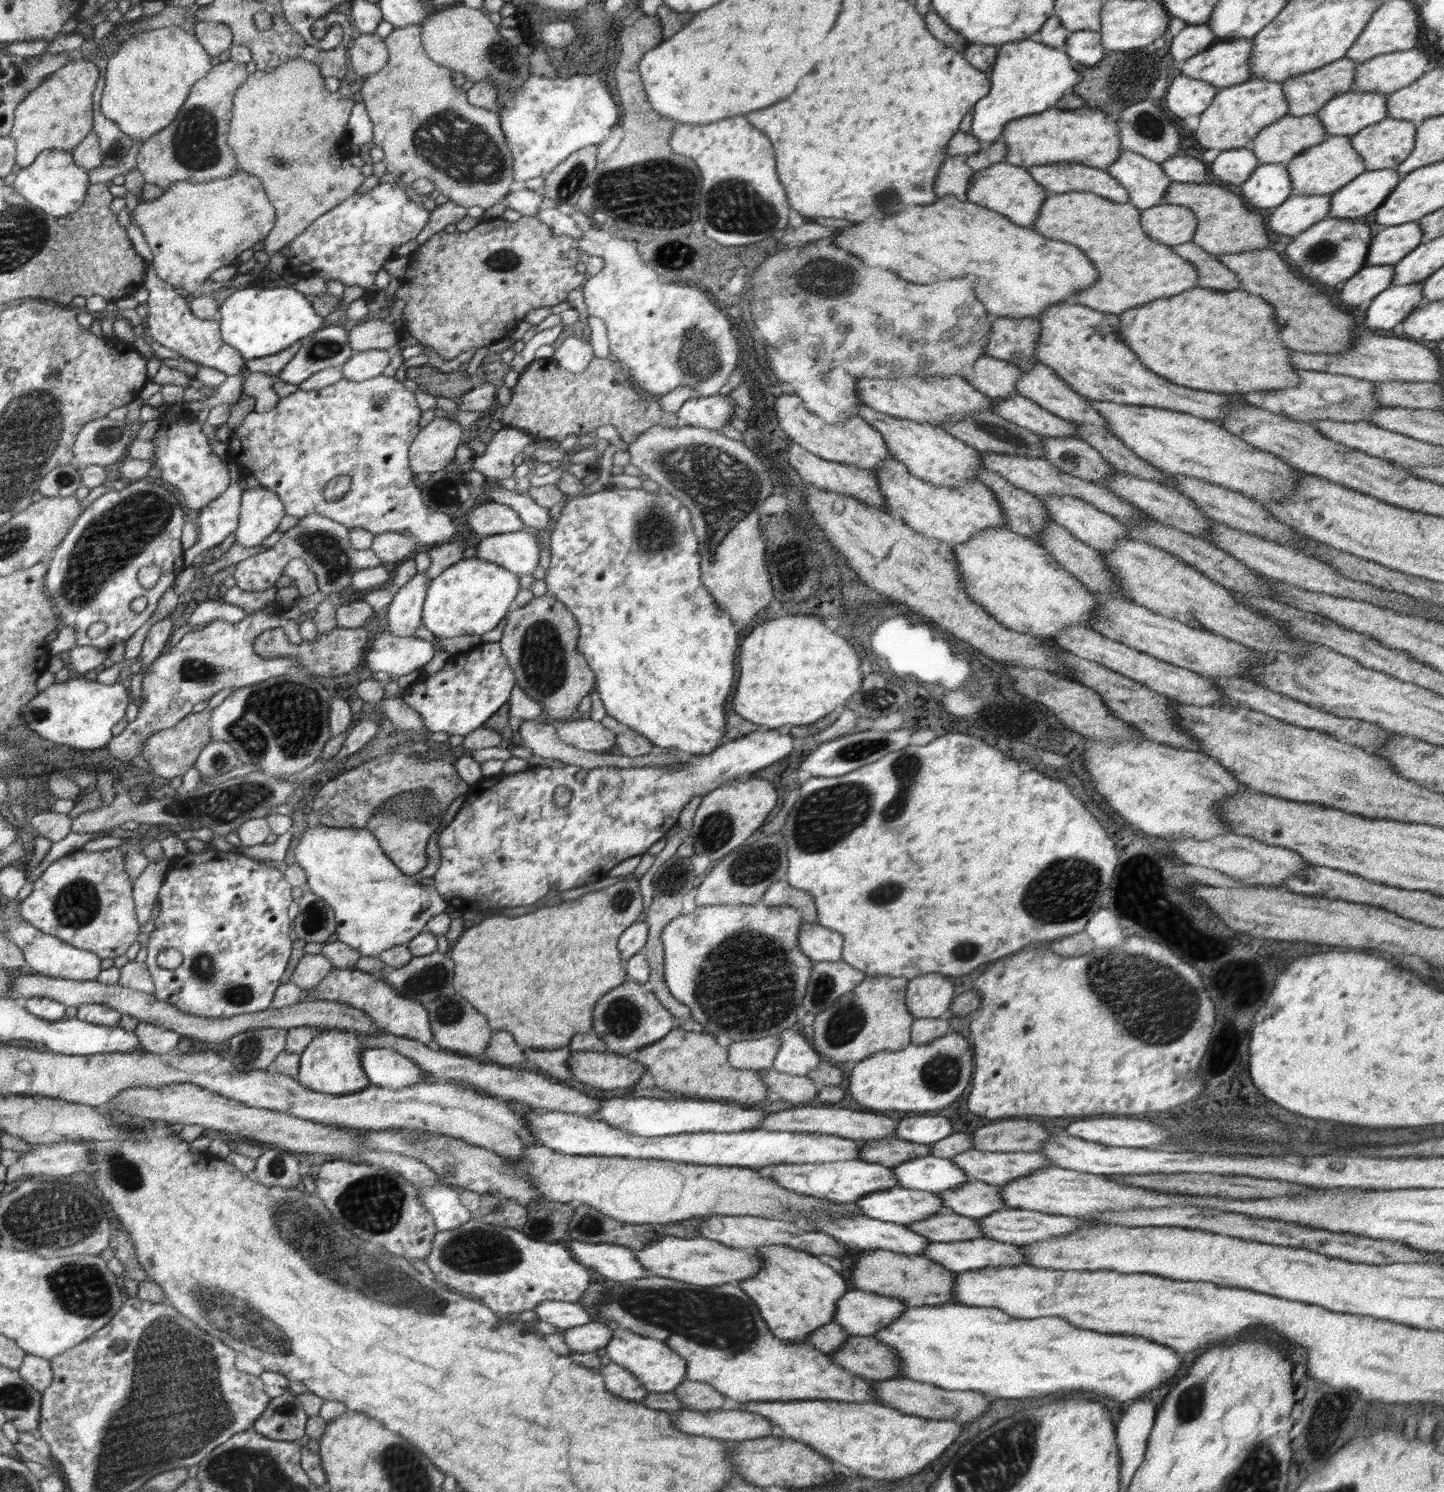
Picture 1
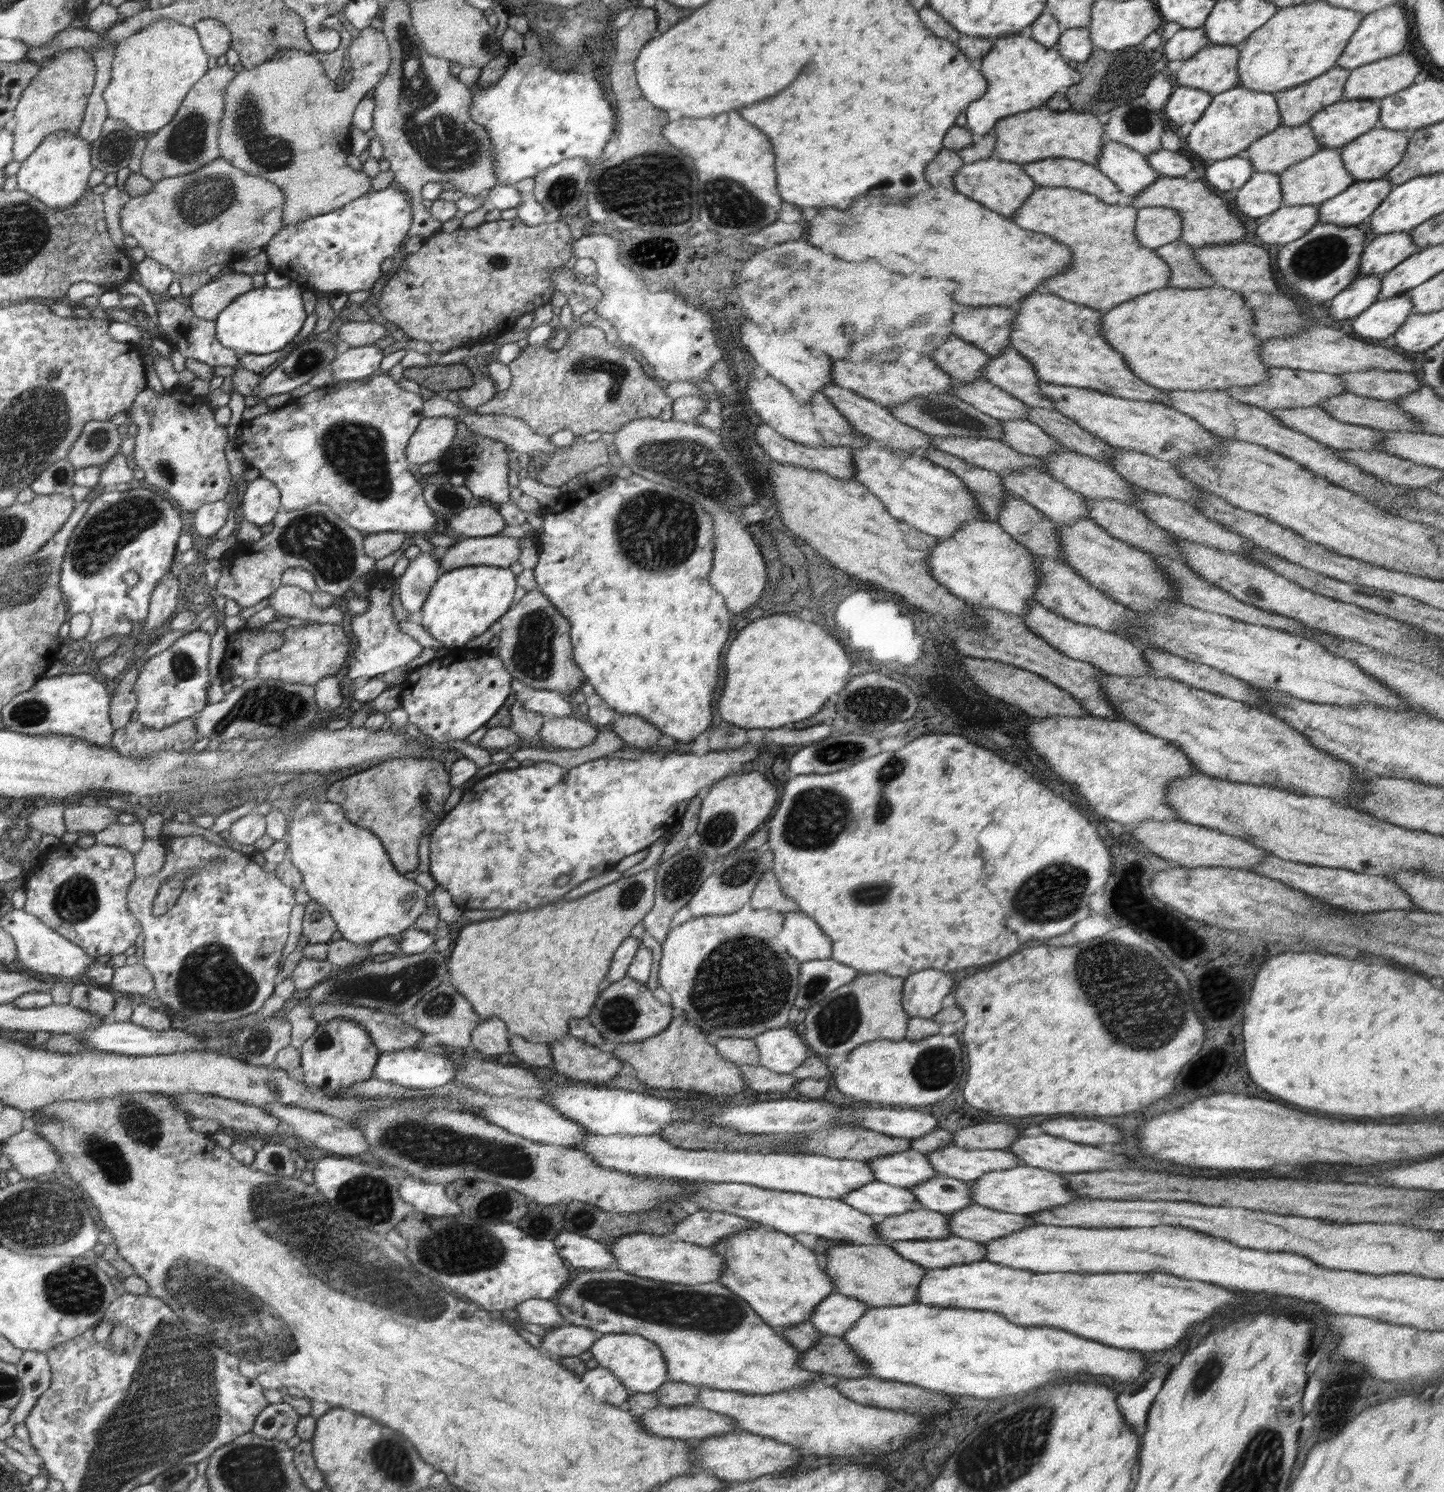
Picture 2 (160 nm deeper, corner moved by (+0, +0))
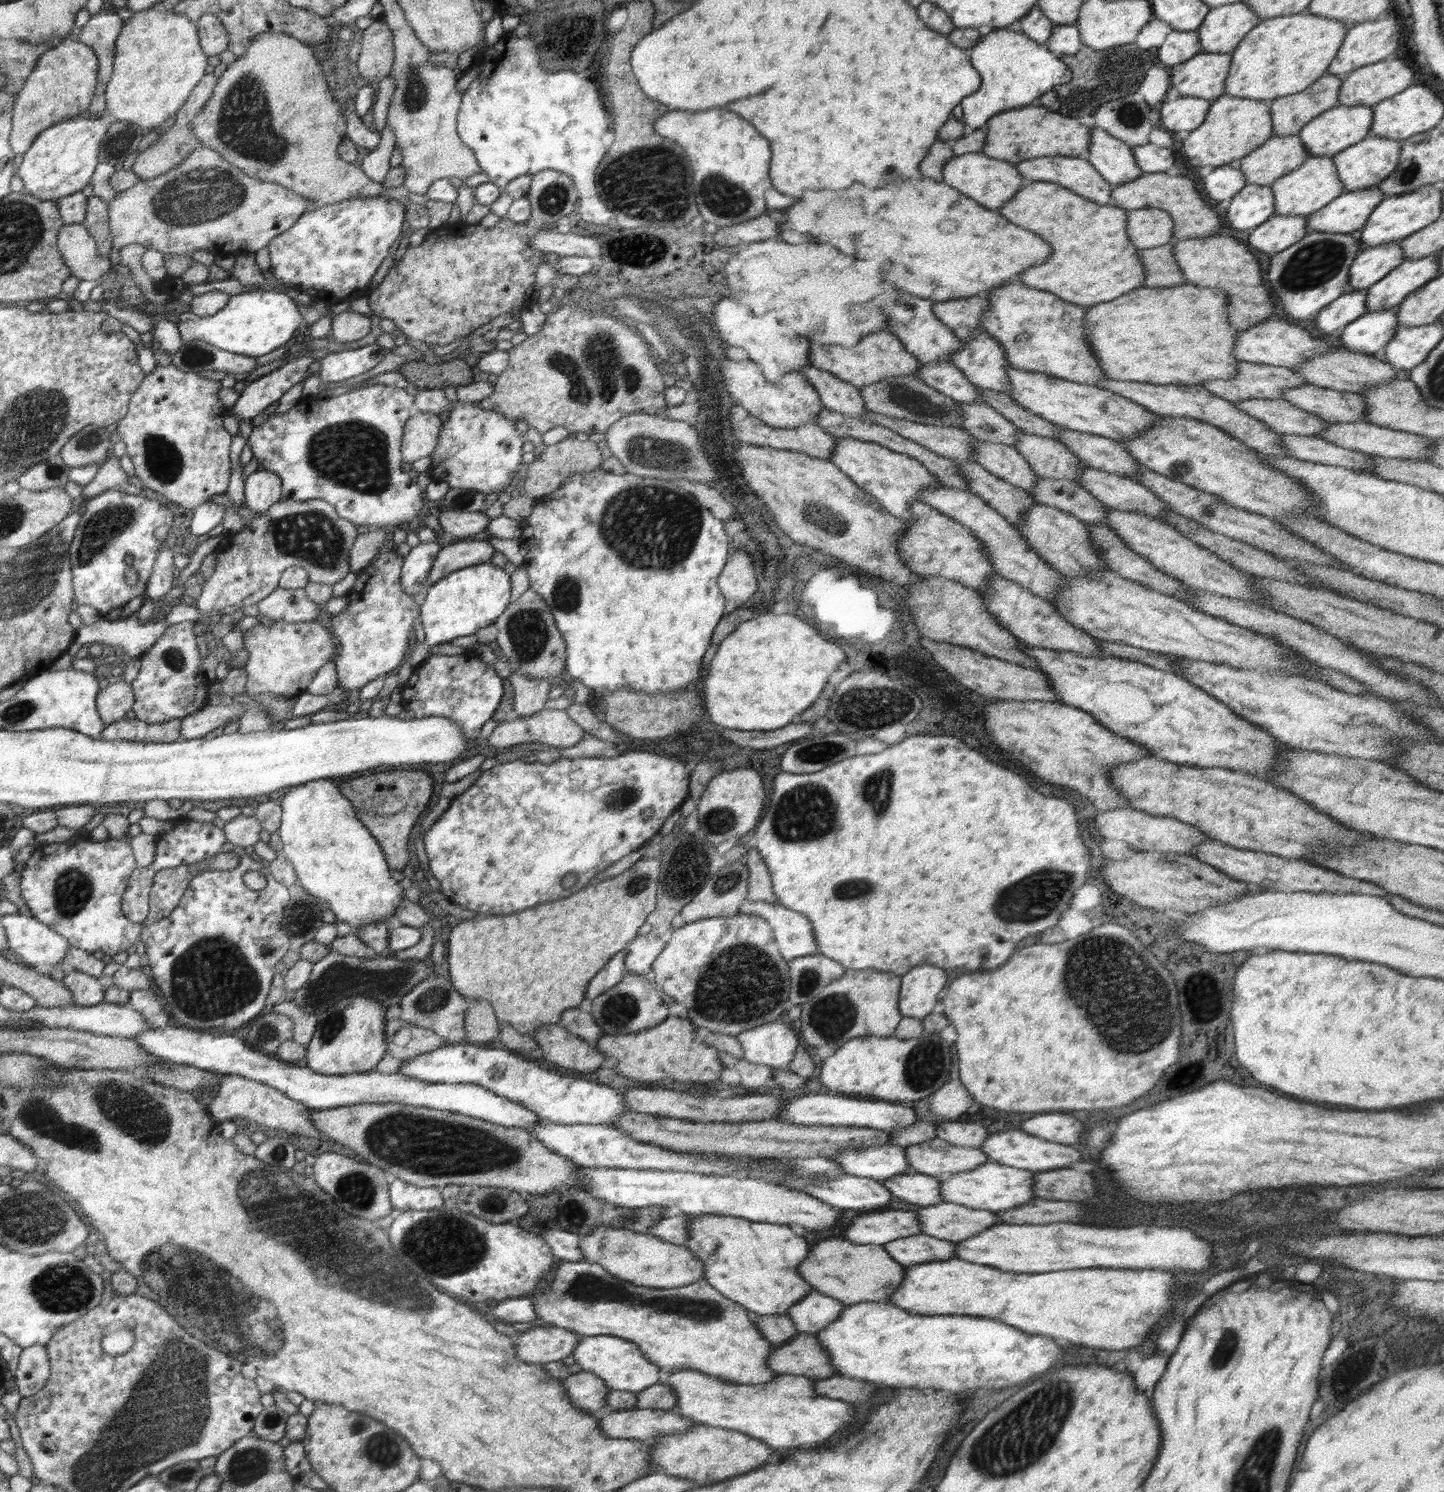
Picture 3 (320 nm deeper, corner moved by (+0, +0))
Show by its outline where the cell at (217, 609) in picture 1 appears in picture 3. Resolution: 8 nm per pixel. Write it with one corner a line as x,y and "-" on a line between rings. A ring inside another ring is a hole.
139,612
128,618
116,620
100,619
90,625
80,627
77,638
71,644
72,650
82,646
110,644
118,648
128,658
140,657
164,634
170,626
160,616
142,623
138,619

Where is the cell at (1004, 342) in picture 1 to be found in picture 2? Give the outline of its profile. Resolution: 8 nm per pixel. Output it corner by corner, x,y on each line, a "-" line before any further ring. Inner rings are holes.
964,306
961,313
956,313
951,318
953,334
970,343
972,346
986,352
988,355
1002,354
1006,348
1010,348
1009,343
1010,325
1016,318
1016,308
1003,306

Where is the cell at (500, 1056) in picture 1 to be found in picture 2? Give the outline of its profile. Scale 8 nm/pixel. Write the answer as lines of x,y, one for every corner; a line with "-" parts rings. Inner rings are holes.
490,1017
471,1036
471,1046
488,1056
500,1056
510,1048
511,1034
498,1017

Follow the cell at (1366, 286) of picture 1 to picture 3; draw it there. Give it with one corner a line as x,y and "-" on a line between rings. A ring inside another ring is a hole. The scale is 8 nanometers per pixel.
1367,288
1347,289
1342,296
1333,300
1328,306
1321,308
1313,317
1316,332
1323,335
1330,334
1362,316
1365,313
1367,292

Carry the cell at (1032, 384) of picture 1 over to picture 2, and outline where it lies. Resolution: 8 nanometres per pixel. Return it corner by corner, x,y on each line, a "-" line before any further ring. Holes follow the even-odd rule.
1013,347
1006,348
1002,354
992,355
981,374
990,384
1009,392
1026,405
1055,410
1039,389
1041,381
1032,363

